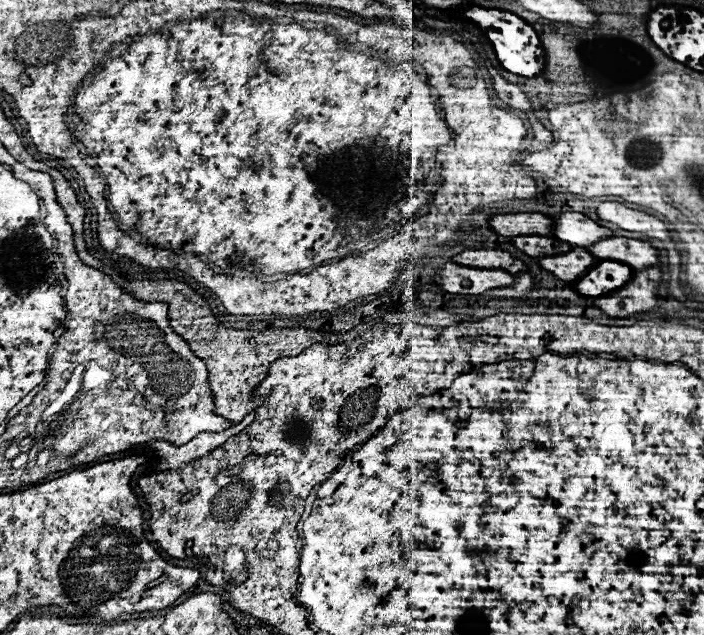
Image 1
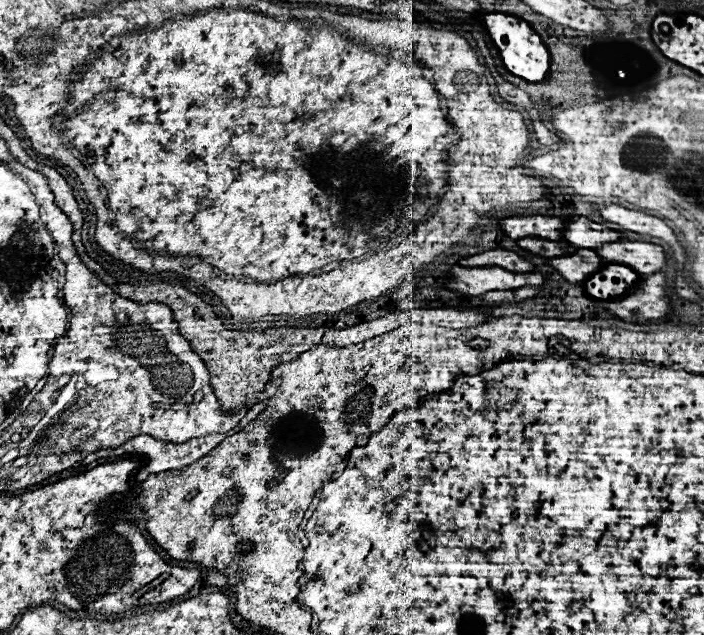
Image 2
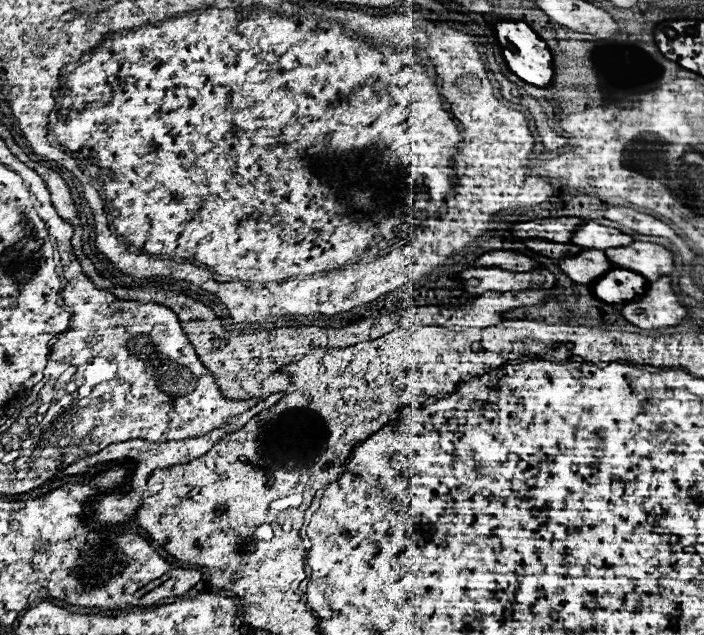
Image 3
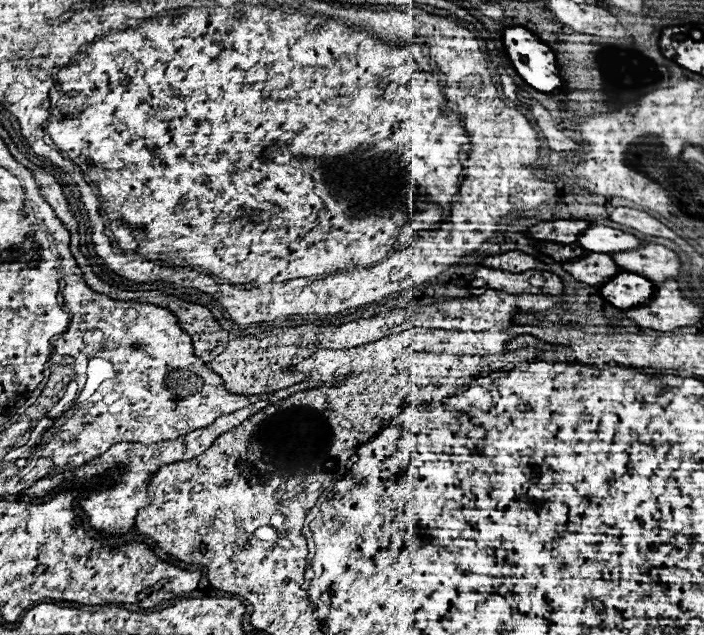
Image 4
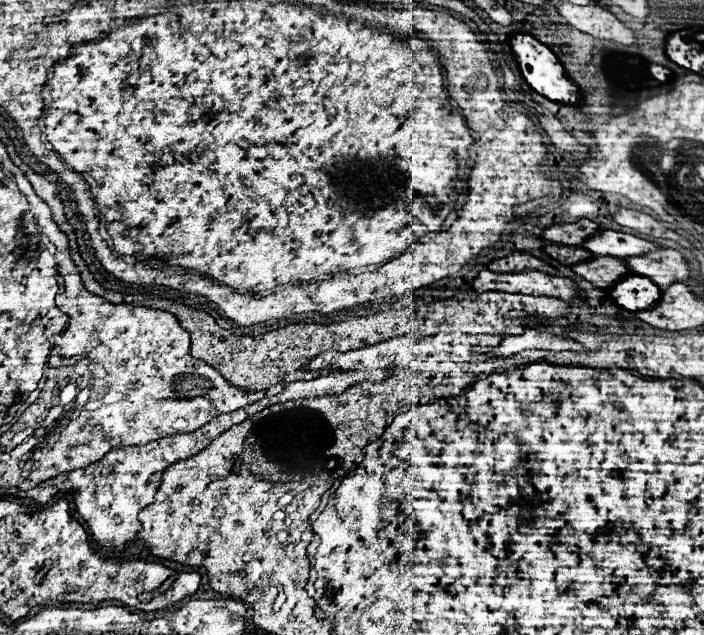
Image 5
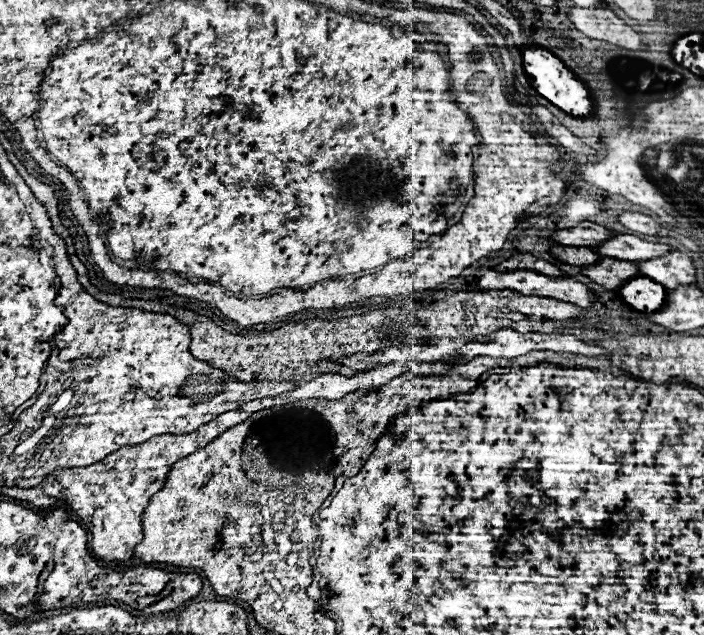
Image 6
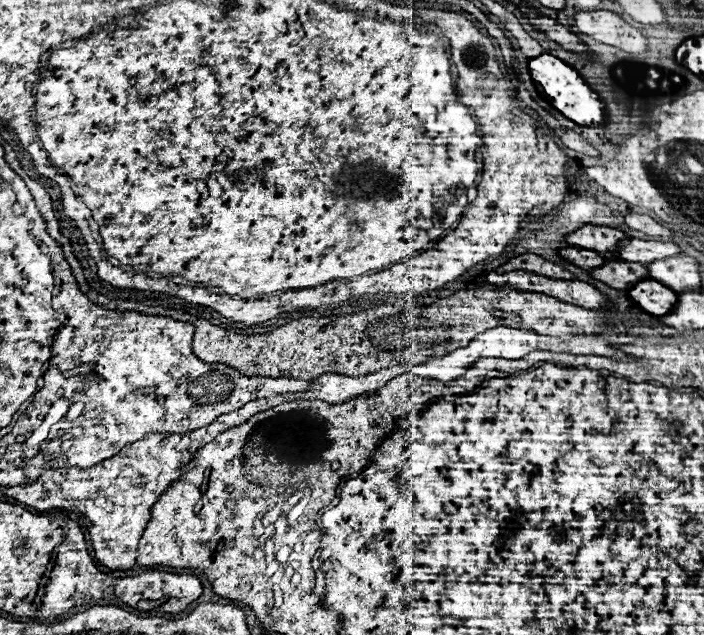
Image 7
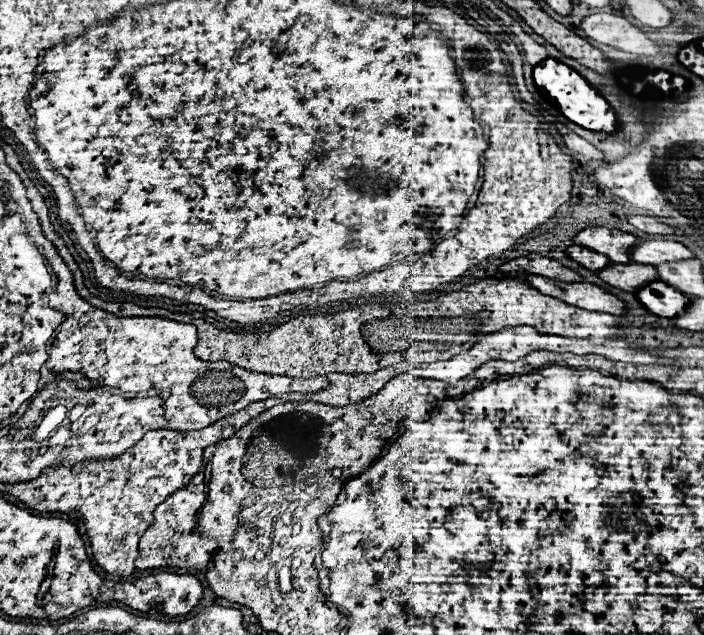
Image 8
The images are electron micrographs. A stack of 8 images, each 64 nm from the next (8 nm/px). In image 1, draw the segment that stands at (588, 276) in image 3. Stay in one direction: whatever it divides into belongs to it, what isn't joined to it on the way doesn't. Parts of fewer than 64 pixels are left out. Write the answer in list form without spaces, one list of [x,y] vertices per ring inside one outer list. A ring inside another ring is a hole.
[[[574,248],[562,256],[550,256],[542,258],[540,266],[548,272],[552,272],[556,278],[574,284],[578,278],[582,278],[598,260],[590,256],[586,248]]]

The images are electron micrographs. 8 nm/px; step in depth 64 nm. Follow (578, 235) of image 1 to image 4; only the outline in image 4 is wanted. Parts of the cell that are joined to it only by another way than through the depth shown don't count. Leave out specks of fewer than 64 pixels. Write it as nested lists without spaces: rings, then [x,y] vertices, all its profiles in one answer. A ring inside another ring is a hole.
[[[592,226],[580,238],[580,246],[588,252],[598,254],[616,254],[616,252],[630,252],[636,248],[646,246],[646,242],[638,240],[632,234],[624,234],[622,230],[606,228],[606,226]]]

